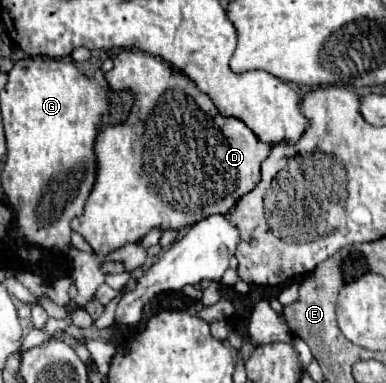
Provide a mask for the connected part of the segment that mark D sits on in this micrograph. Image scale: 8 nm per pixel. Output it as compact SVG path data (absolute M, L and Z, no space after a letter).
M121 51L117 57L115 57L115 67L113 71L109 71L107 75L107 81L111 85L113 91L133 91L135 93L135 105L133 105L133 111L129 115L129 121L123 123L123 125L103 125L101 131L99 131L99 139L97 139L97 145L95 145L95 153L99 155L99 171L97 171L97 181L95 181L95 187L87 199L87 205L85 205L85 211L83 215L79 215L73 223L71 223L71 229L77 231L91 247L95 253L109 253L109 251L115 251L119 247L123 247L125 243L135 243L139 241L145 233L149 233L153 227L161 227L161 229L181 229L185 225L191 225L207 215L213 215L213 213L229 213L231 207L235 205L235 201L245 195L247 191L251 191L251 187L255 187L255 183L259 183L259 165L261 161L269 155L269 149L271 145L269 143L263 143L243 121L239 119L229 119L229 117L221 117L219 111L215 109L215 105L211 103L211 99L201 93L197 89L197 85L181 71L175 71L171 69L171 65L167 65L163 59L159 57L153 57L153 55L147 55L143 51Z

